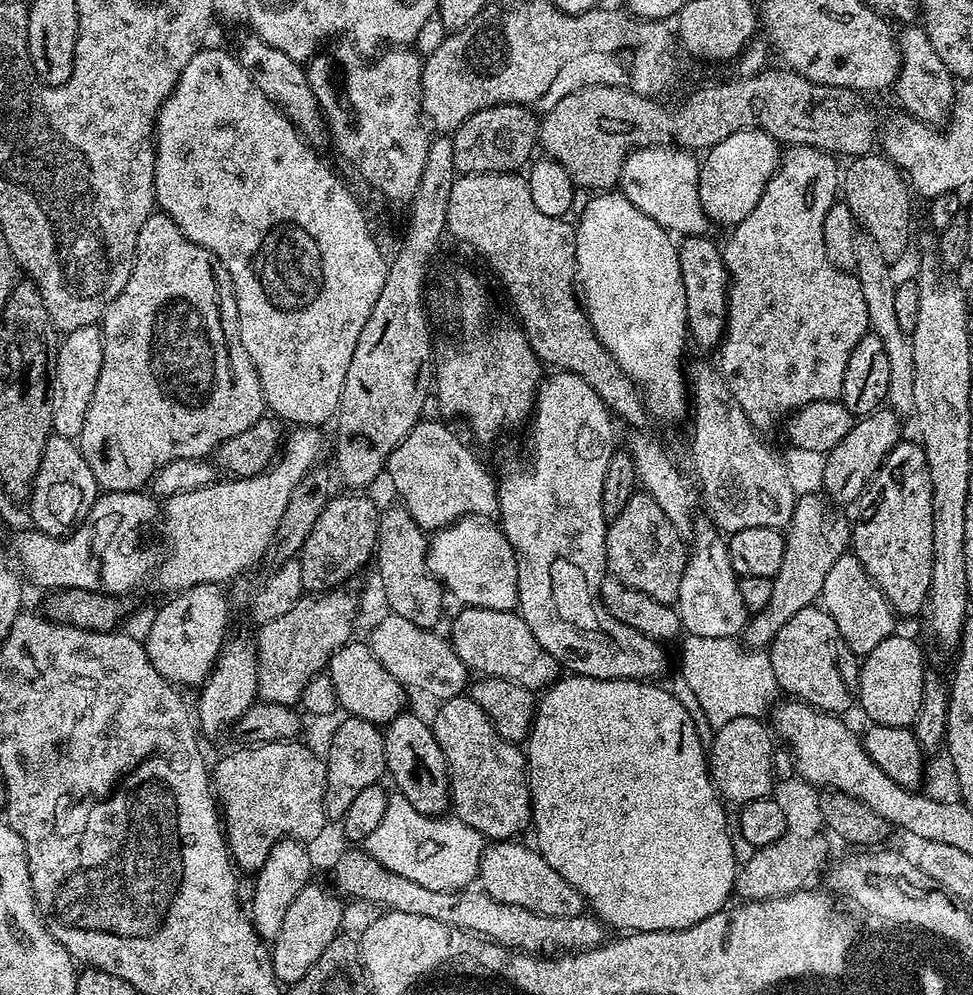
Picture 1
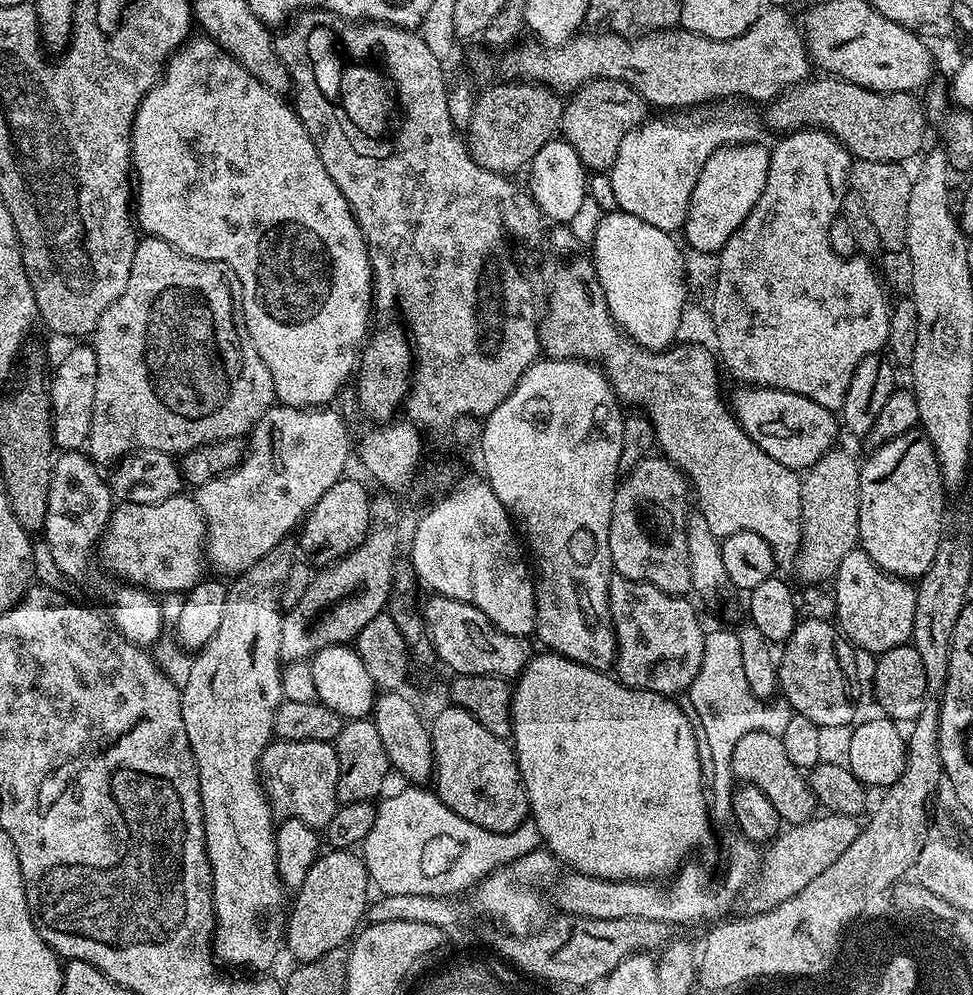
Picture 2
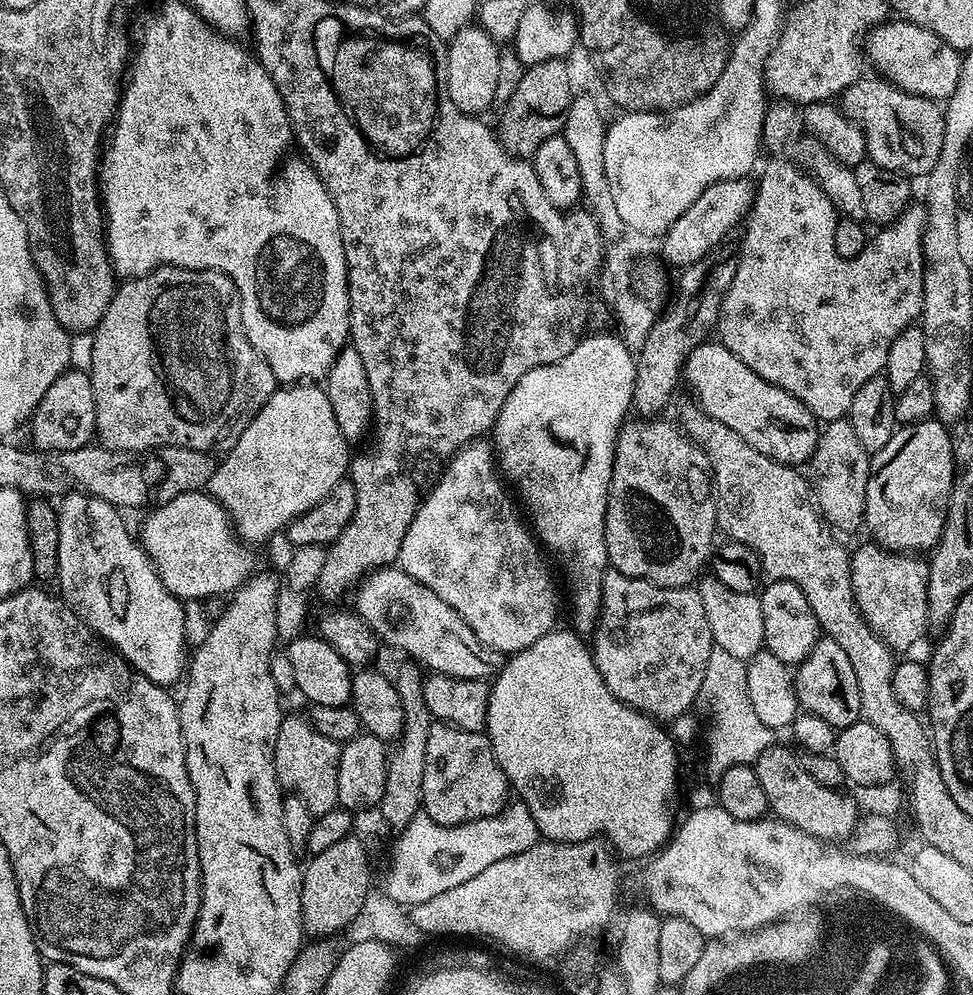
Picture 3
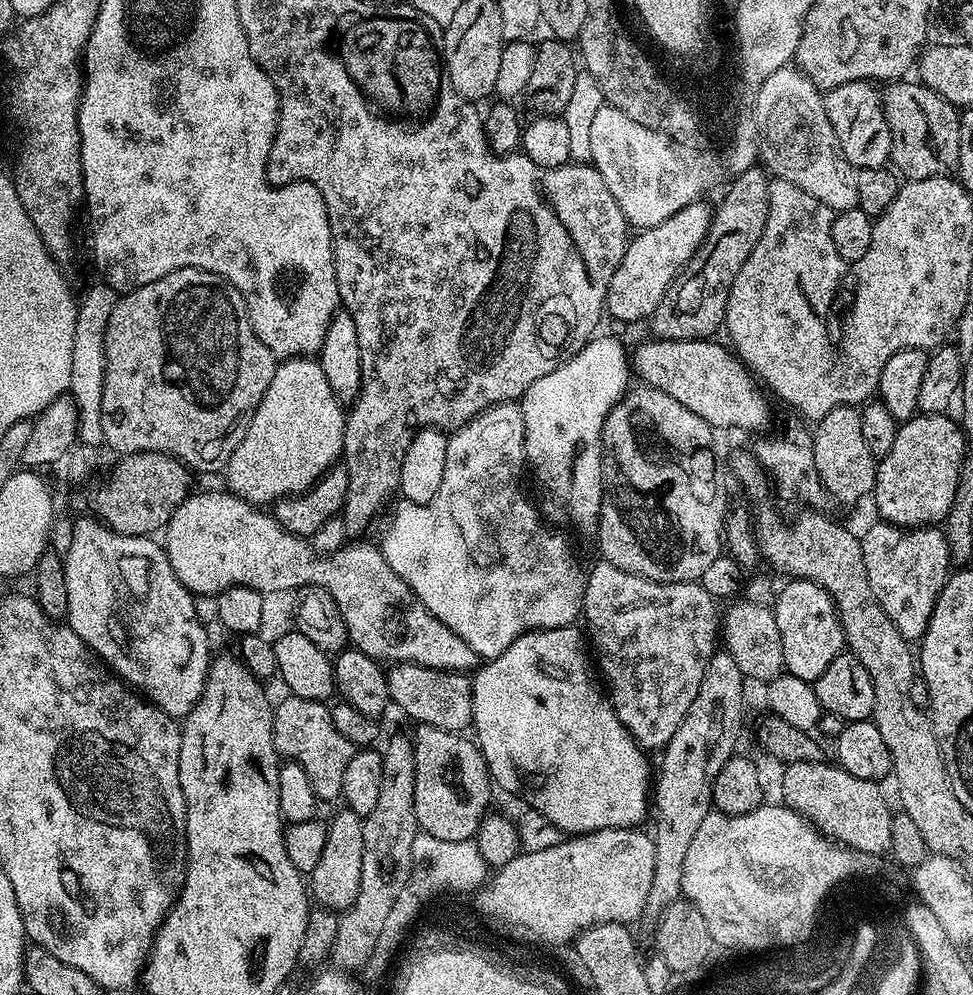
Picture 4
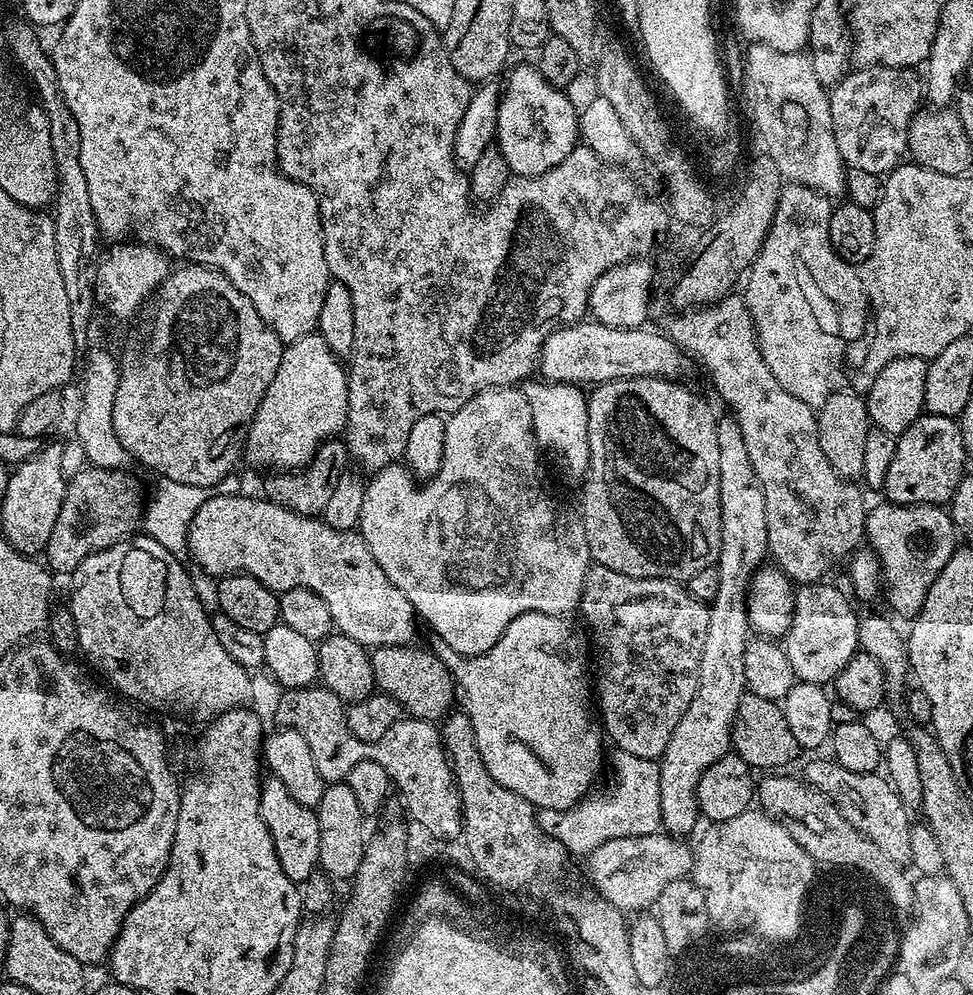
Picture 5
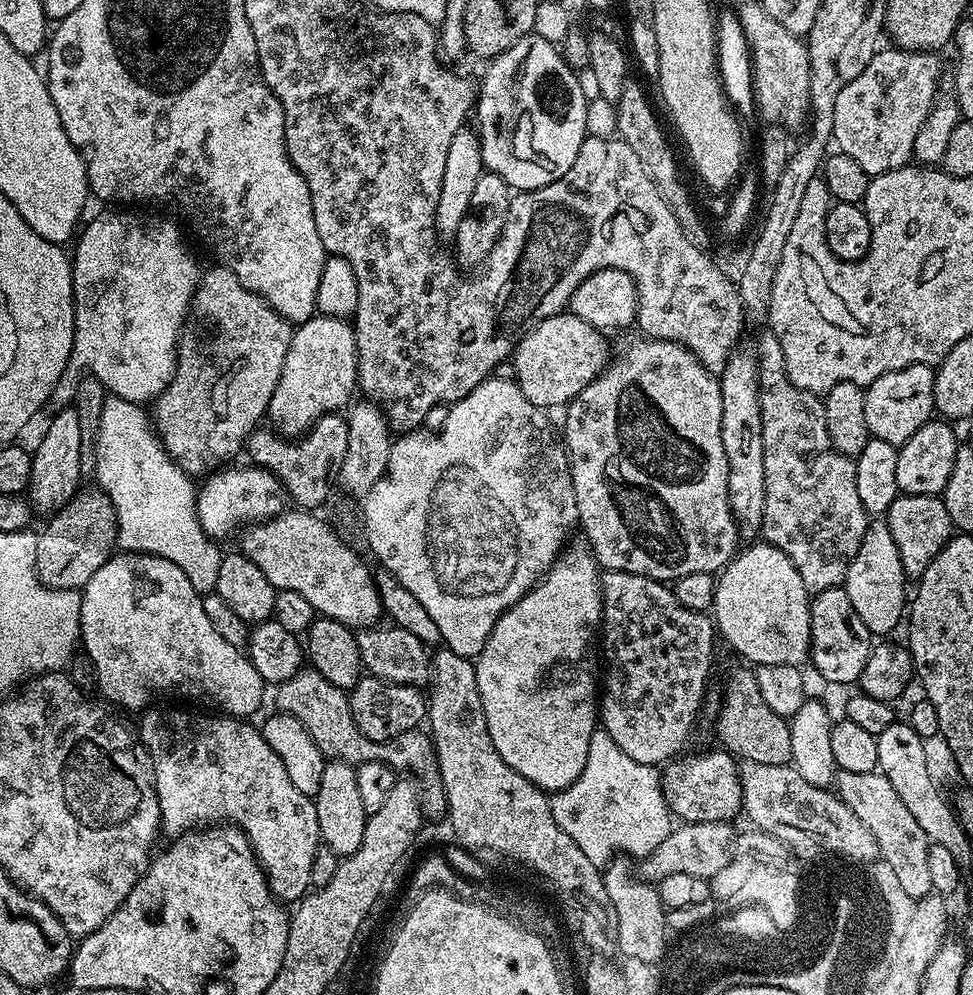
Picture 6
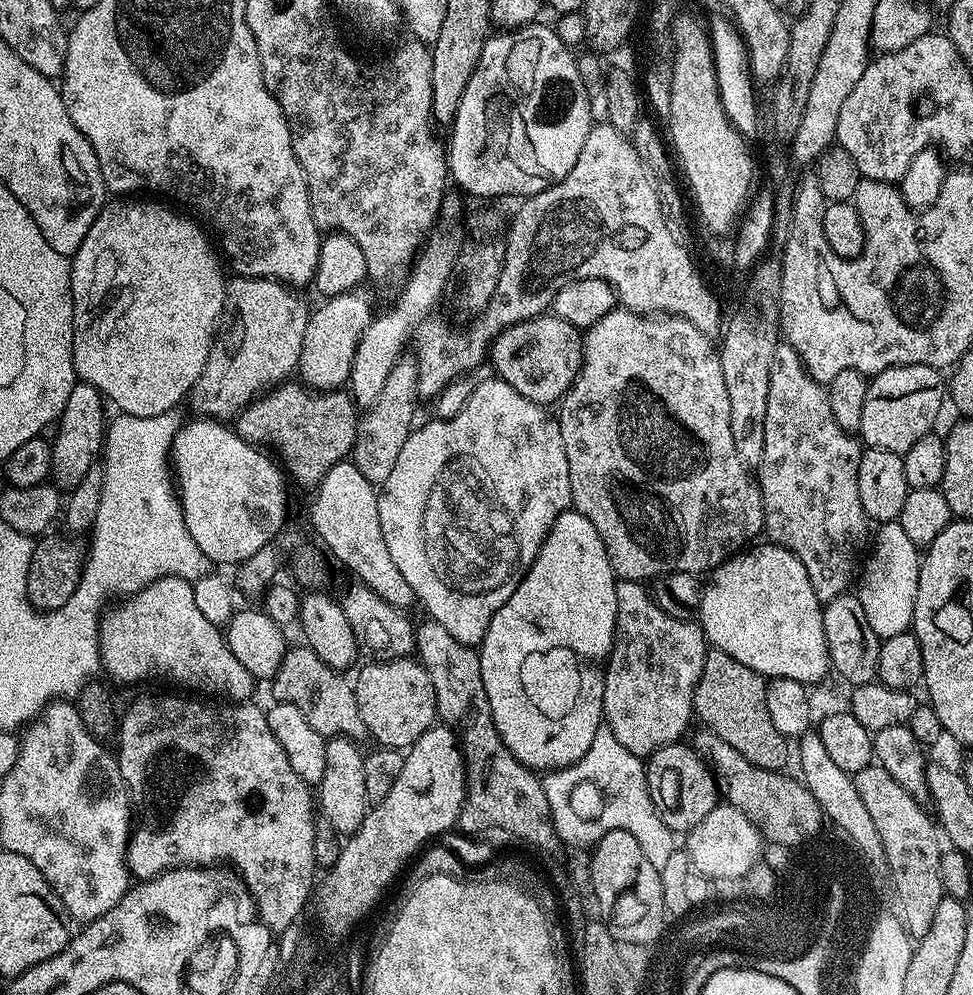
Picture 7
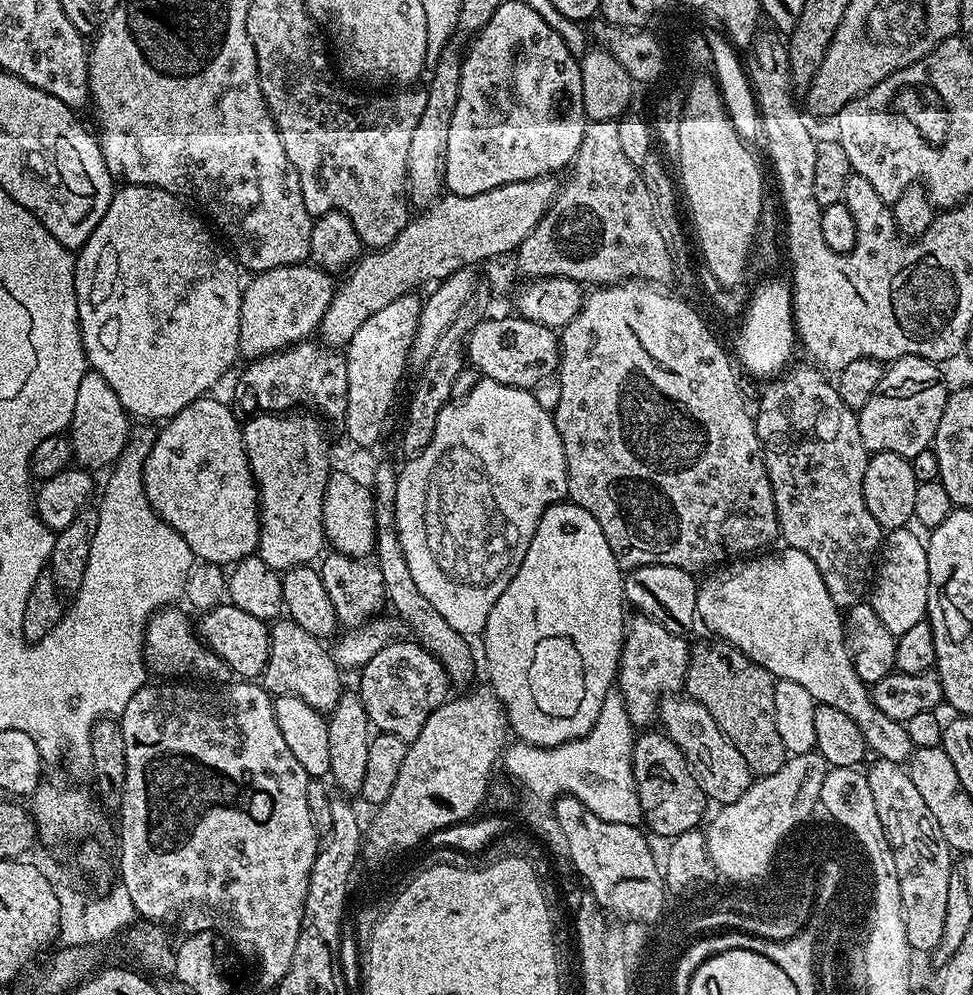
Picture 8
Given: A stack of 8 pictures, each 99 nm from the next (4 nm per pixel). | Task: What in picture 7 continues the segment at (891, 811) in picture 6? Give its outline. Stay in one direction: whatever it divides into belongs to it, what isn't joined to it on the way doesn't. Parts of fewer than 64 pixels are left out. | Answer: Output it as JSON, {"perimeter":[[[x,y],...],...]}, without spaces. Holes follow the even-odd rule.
{"perimeter":[[[876,762],[868,764],[866,770],[855,772],[854,779],[870,818],[874,818],[874,826],[878,826],[878,838],[882,838],[884,847],[883,859],[892,872],[894,896],[900,899],[902,923],[907,928],[909,937],[924,936],[926,930],[930,930],[930,922],[934,919],[934,910],[938,910],[938,902],[942,902],[946,895],[940,877],[942,836],[938,831],[937,821],[921,801],[904,790]]]}

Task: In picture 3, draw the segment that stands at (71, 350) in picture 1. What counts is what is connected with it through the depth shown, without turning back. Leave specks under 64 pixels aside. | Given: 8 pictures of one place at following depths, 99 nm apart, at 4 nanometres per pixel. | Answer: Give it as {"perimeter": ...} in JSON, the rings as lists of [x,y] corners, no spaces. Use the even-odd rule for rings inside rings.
{"perimeter":[[[65,370],[42,394],[35,412],[30,417],[32,424],[31,447],[38,452],[61,452],[89,447],[96,436],[96,407],[92,378],[84,370]]]}

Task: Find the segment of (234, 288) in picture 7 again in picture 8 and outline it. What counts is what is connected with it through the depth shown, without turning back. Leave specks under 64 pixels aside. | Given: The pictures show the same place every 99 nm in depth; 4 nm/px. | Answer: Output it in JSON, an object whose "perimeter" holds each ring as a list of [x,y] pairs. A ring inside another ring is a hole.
{"perimeter":[[[311,262],[299,264],[283,264],[265,272],[255,273],[252,281],[245,283],[242,288],[242,310],[240,311],[240,356],[254,361],[259,356],[268,356],[272,352],[280,352],[309,339],[308,336],[319,329],[322,318],[330,306],[332,296],[338,289],[337,281],[323,268],[316,267]]]}

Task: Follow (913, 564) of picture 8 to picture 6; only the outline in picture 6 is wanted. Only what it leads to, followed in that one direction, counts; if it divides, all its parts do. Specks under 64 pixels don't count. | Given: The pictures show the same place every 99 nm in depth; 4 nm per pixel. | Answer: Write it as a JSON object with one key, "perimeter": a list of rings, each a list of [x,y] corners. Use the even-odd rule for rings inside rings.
{"perimeter":[[[876,518],[871,521],[866,530],[866,534],[862,538],[862,546],[858,546],[858,554],[854,554],[854,558],[848,567],[848,573],[844,576],[843,589],[850,598],[850,606],[854,606],[854,610],[858,614],[858,618],[862,618],[862,622],[866,622],[866,630],[872,632],[873,637],[888,638],[896,627],[901,627],[902,621],[906,616],[906,596],[904,600],[904,591],[907,590],[910,580],[904,575],[904,567],[902,560],[898,554],[898,548],[894,546],[894,540],[890,535],[890,528],[887,519]]]}

